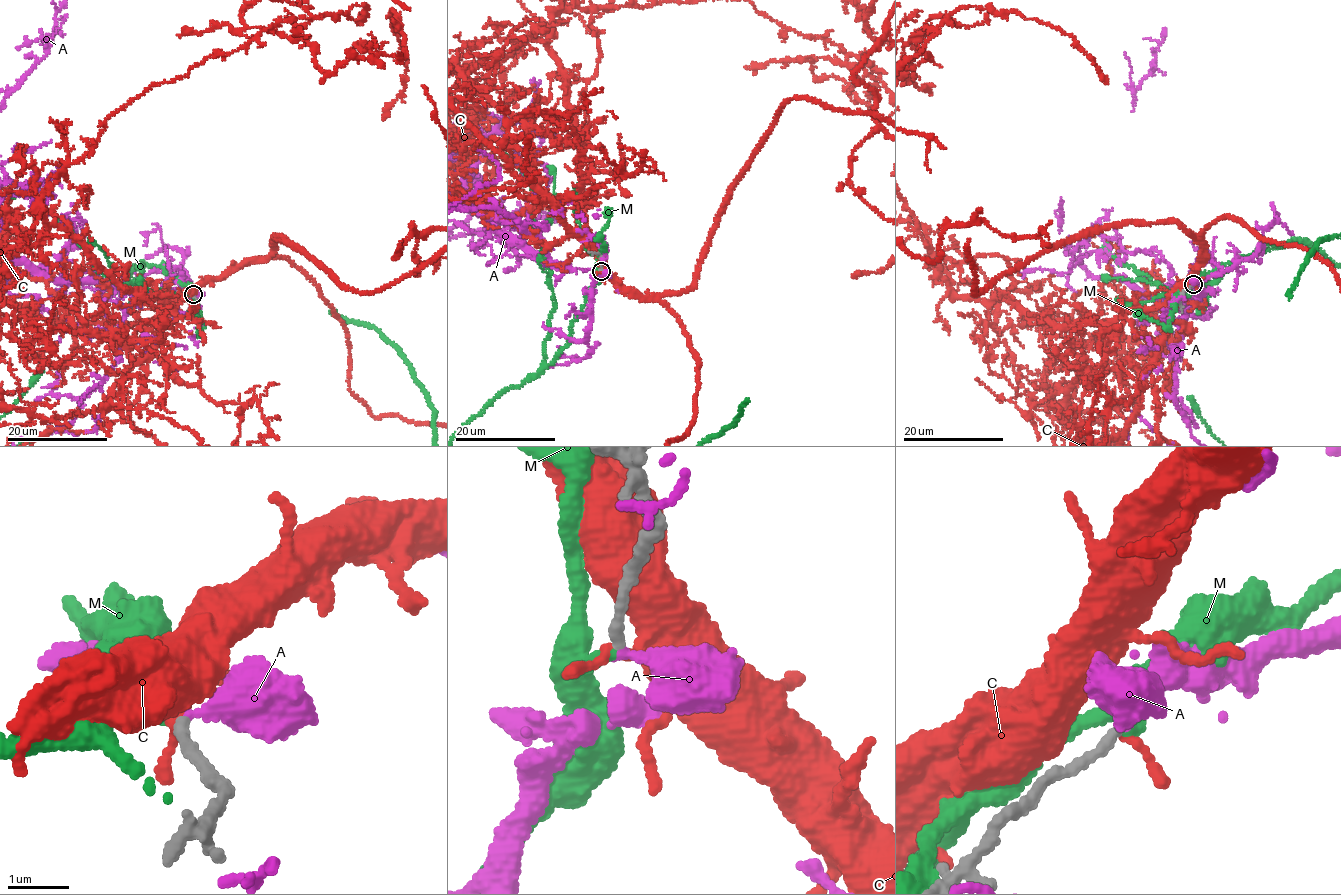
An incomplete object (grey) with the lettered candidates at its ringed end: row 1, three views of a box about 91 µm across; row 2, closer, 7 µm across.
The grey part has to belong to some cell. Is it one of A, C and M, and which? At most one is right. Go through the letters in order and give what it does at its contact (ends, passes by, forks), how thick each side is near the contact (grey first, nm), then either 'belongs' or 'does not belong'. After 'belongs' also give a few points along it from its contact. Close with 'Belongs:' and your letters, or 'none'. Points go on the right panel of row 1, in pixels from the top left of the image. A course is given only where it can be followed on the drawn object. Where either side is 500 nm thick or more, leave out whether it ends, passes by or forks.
A: it ends there; 150 nm thick on the grey side, 360 nm on the other; belongs
C: it ends there; 160 nm thick on the grey side, 180 nm on the other; does not belong
M: it ends there; 150 nm thick on the grey side, 170 nm on the other; does not belong
Belongs: A

